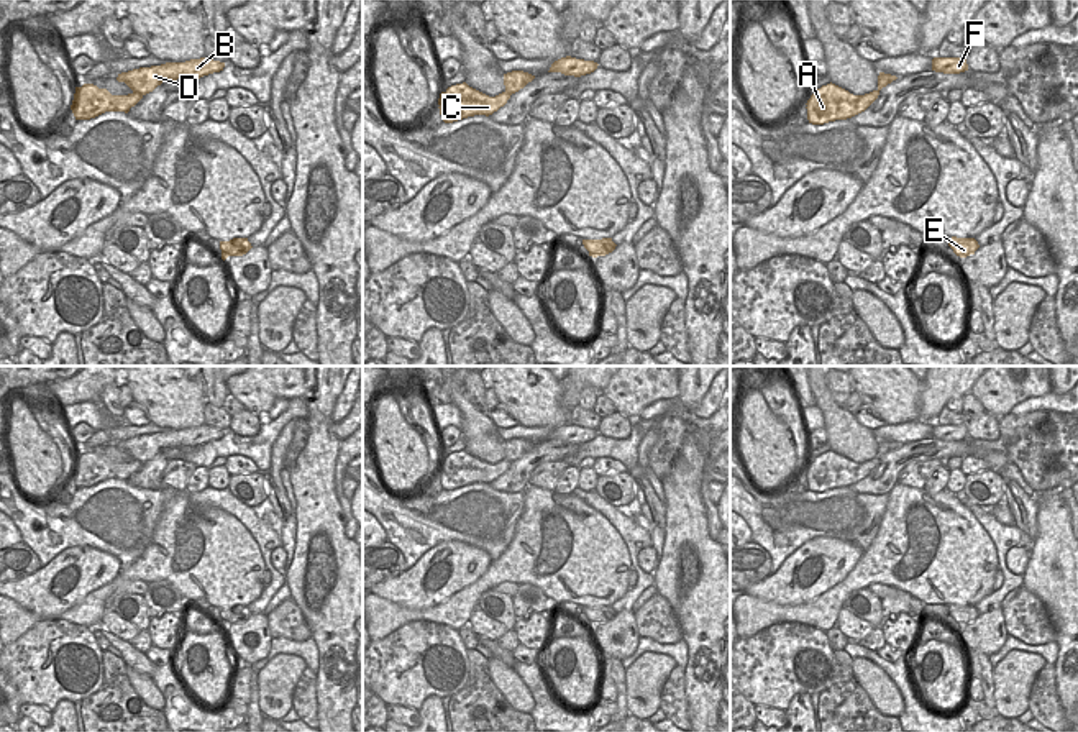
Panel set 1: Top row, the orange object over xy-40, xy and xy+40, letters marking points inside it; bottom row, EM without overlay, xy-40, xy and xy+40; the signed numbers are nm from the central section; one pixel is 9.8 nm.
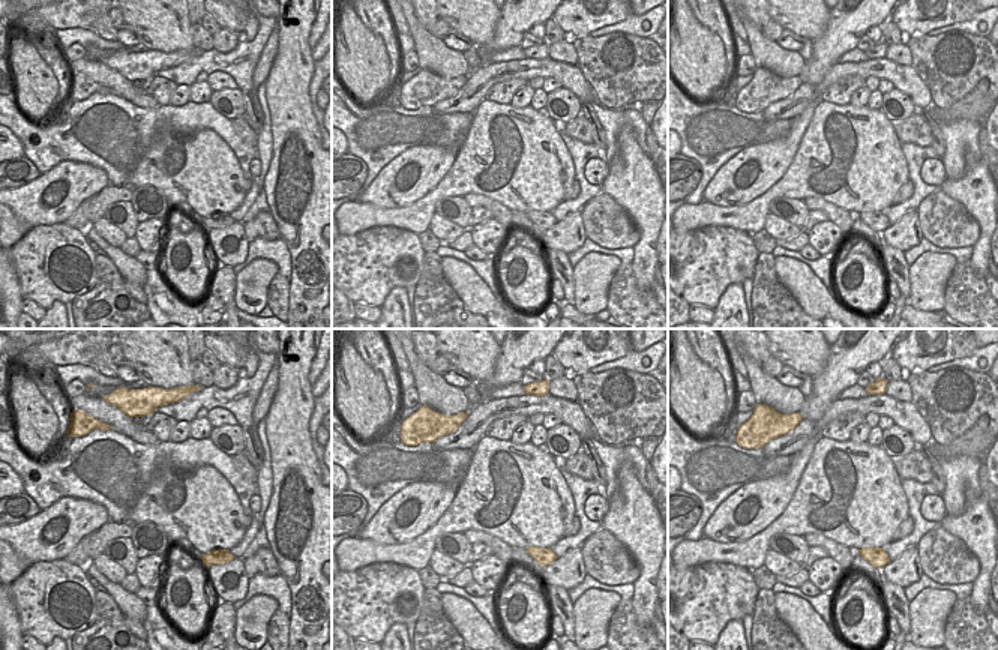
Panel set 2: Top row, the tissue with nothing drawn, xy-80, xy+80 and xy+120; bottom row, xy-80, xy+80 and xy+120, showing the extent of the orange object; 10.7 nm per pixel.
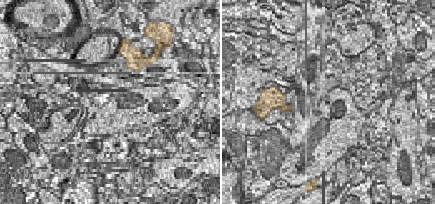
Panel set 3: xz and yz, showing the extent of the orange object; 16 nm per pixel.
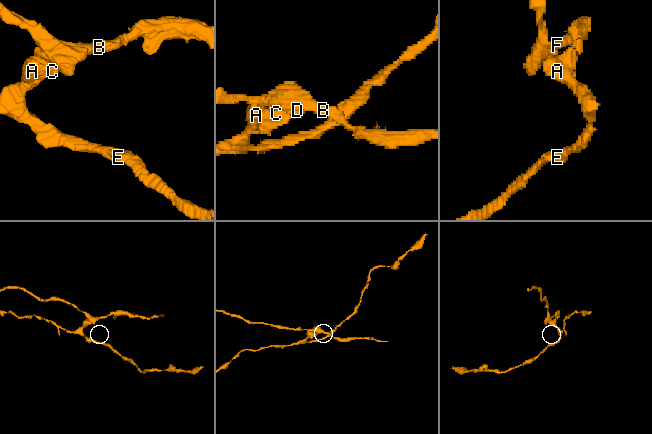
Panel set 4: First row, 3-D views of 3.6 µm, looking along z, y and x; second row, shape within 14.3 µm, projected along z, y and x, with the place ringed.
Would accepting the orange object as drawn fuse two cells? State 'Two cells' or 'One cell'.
Two cells

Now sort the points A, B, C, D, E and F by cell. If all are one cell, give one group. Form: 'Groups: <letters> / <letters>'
Groups: A C E / B D F

